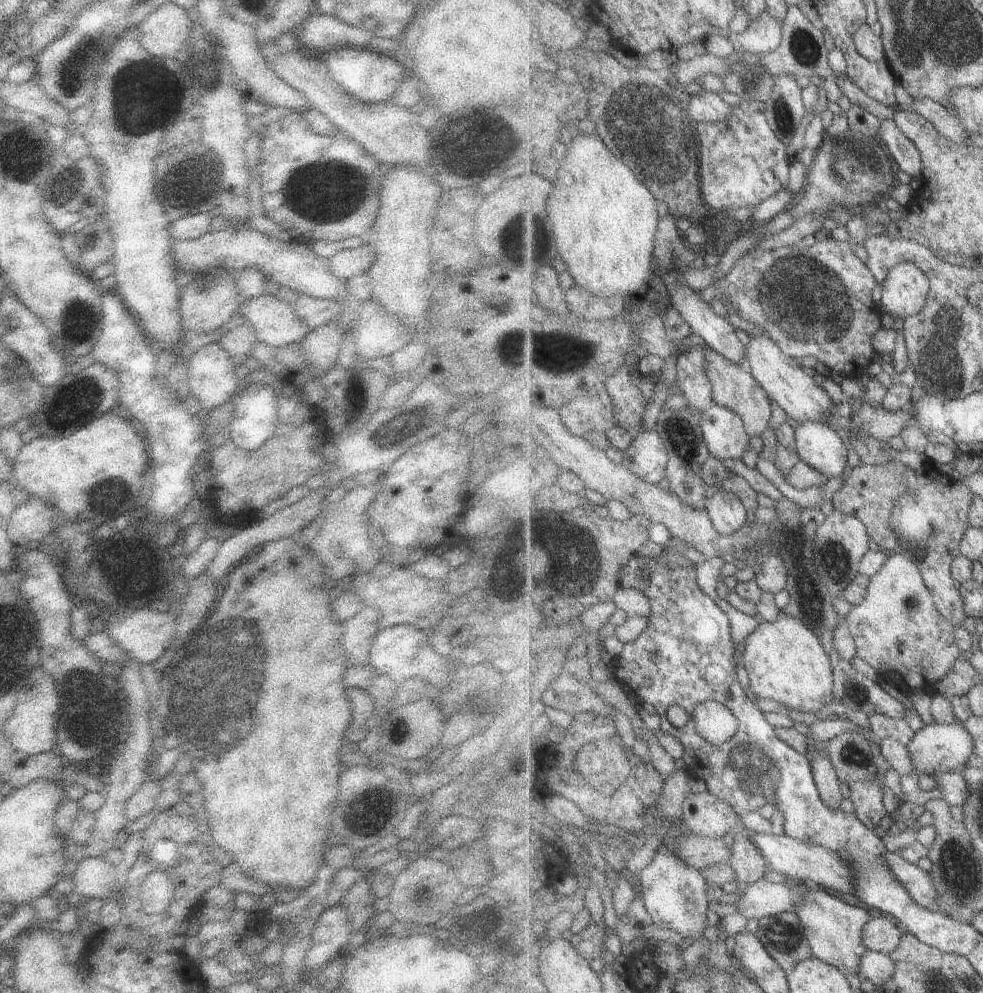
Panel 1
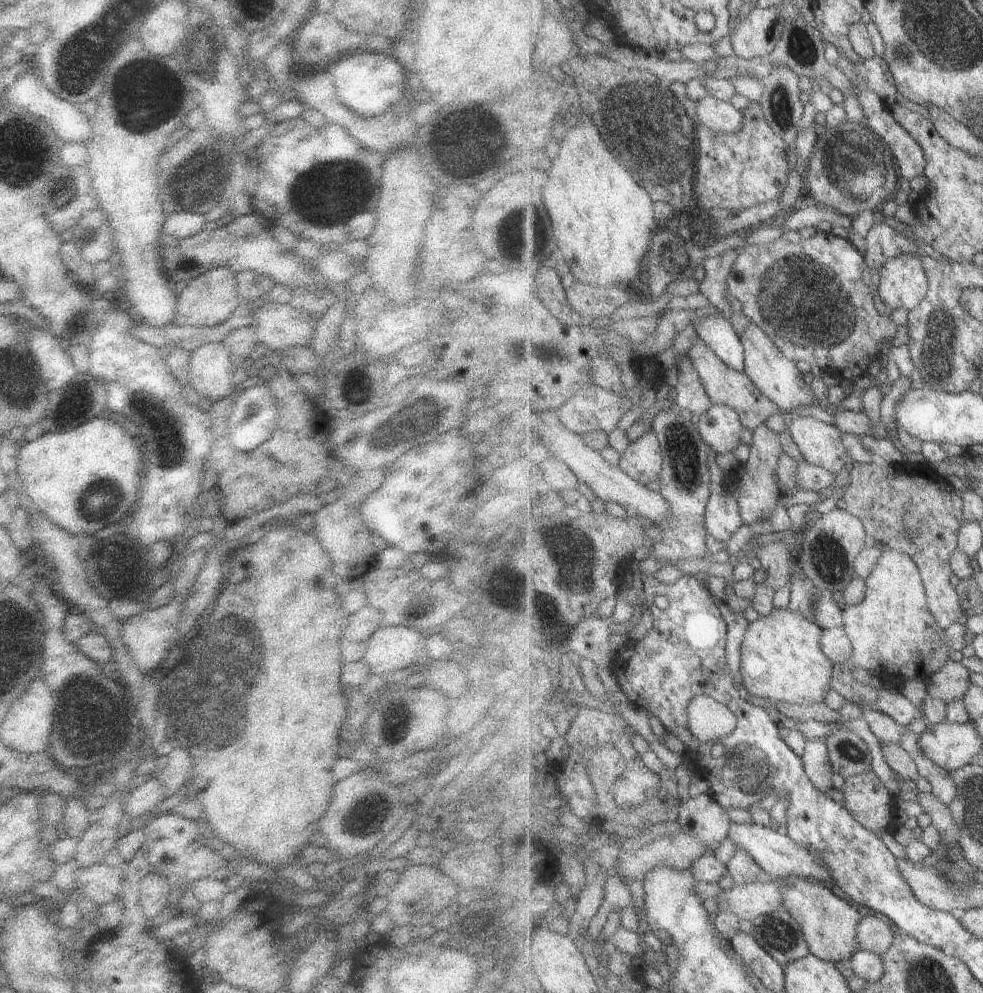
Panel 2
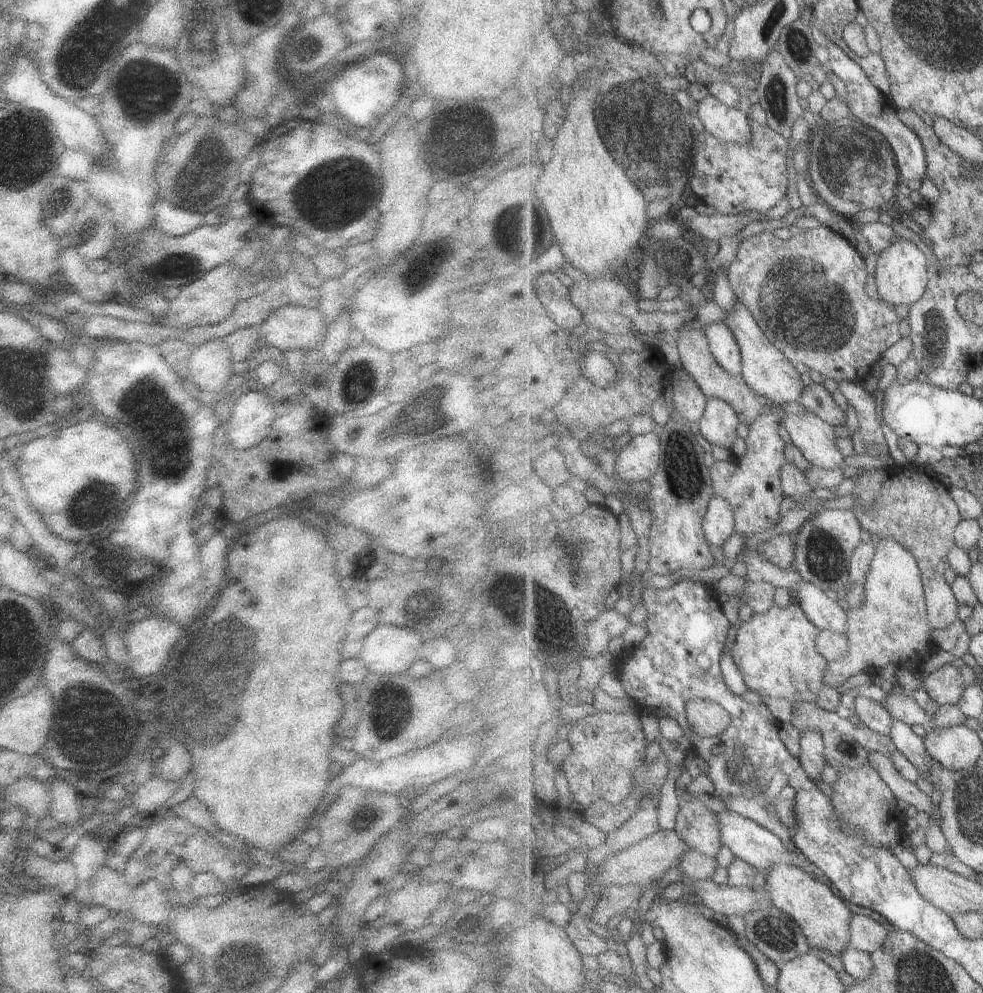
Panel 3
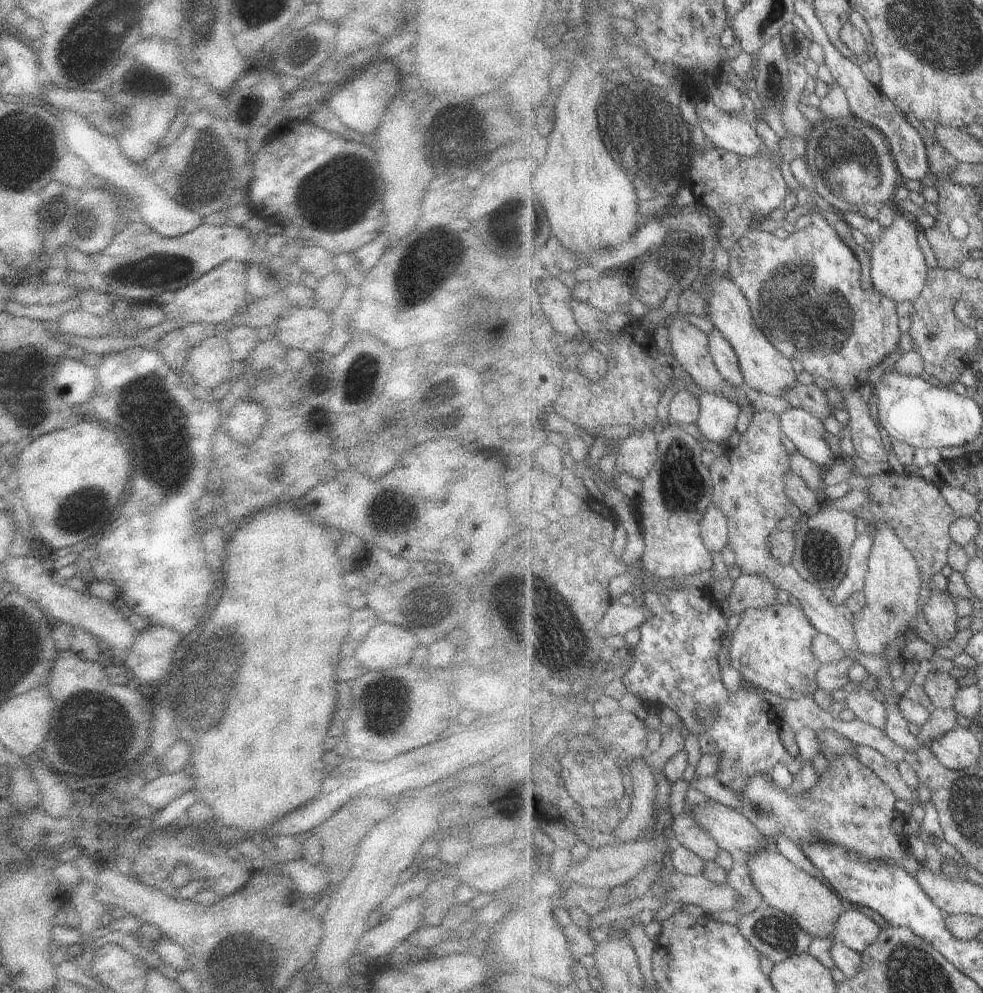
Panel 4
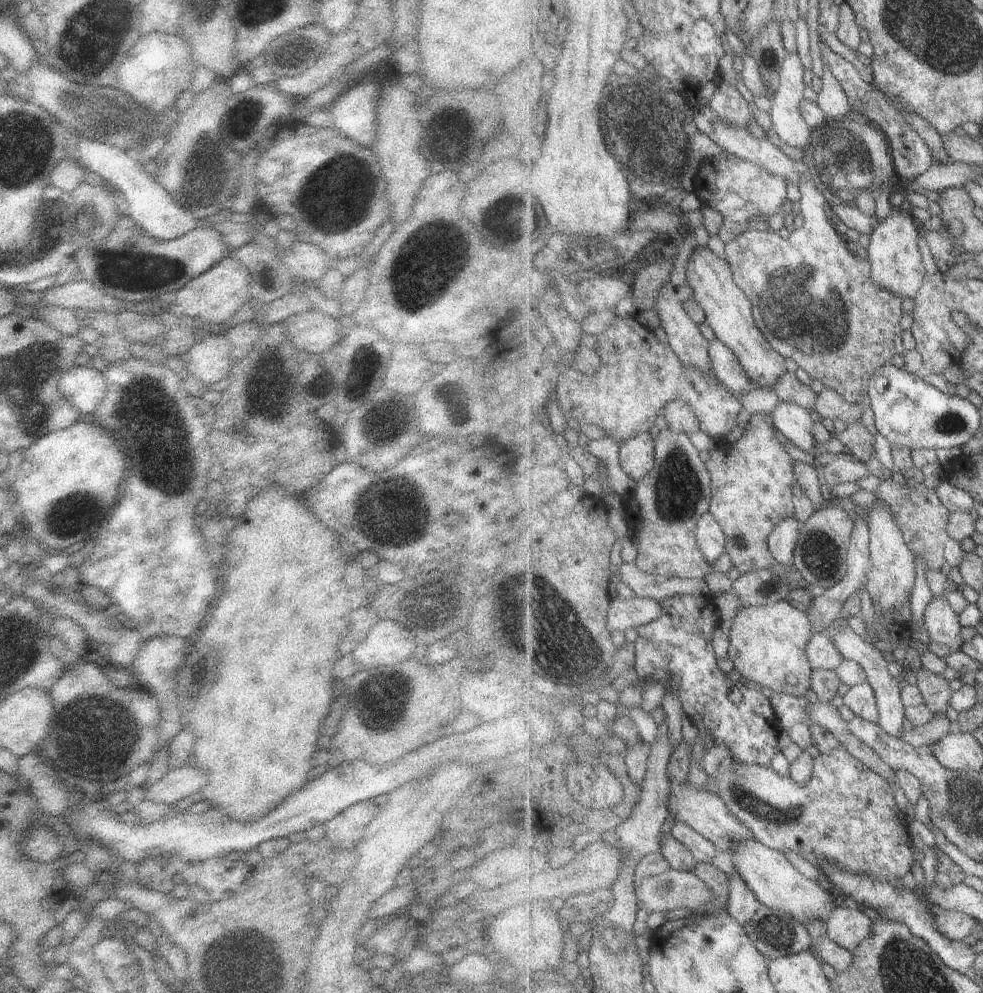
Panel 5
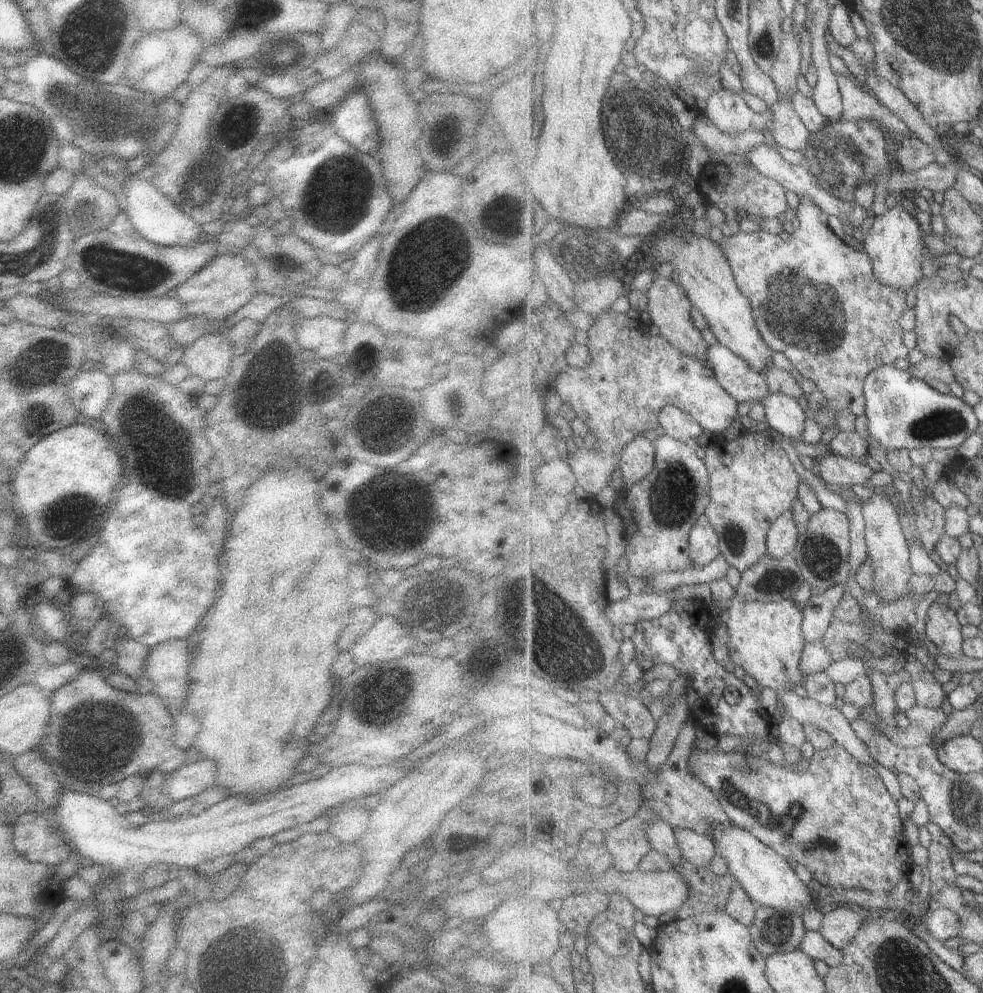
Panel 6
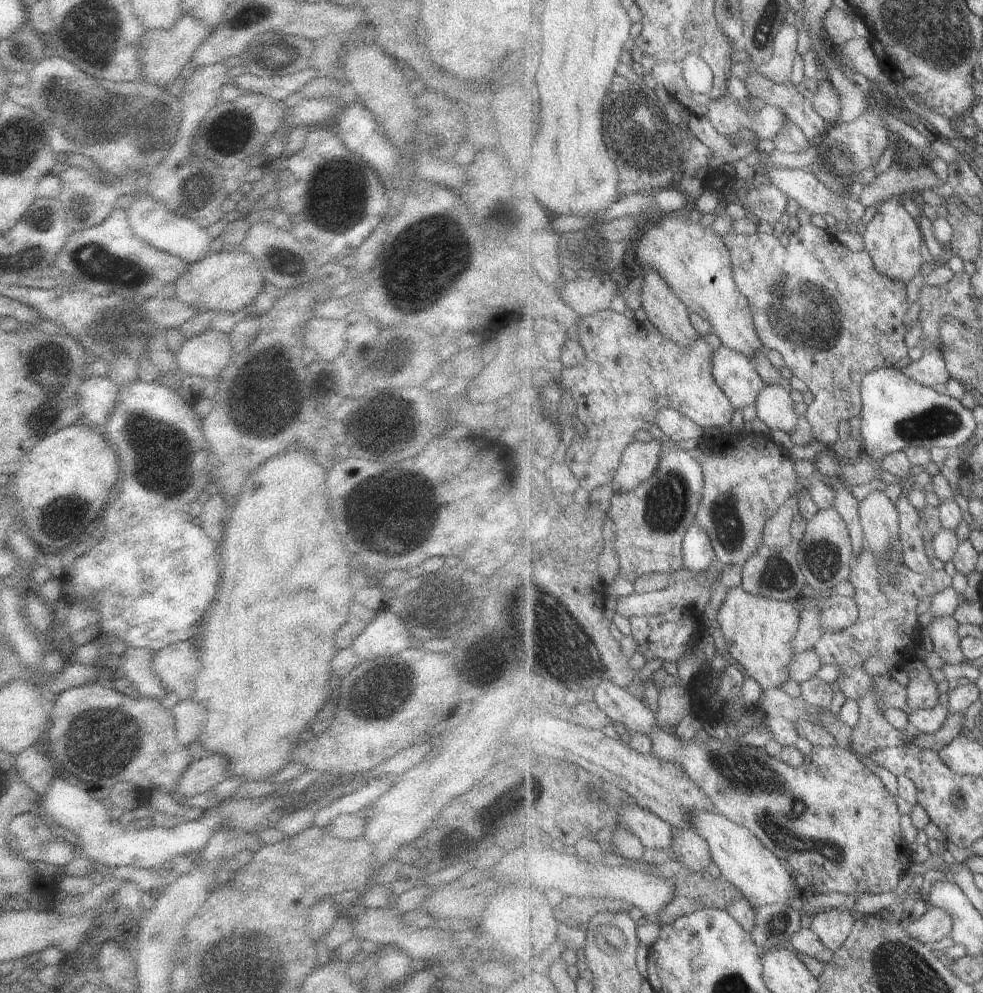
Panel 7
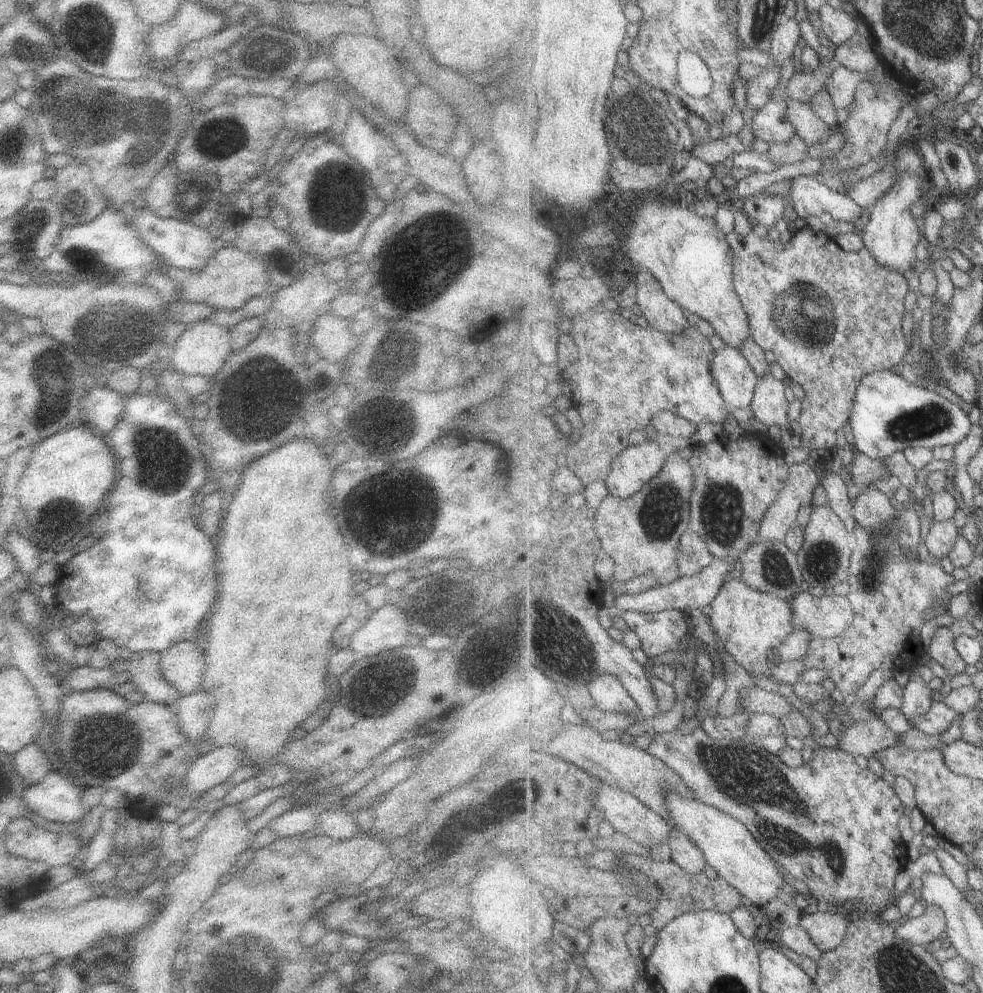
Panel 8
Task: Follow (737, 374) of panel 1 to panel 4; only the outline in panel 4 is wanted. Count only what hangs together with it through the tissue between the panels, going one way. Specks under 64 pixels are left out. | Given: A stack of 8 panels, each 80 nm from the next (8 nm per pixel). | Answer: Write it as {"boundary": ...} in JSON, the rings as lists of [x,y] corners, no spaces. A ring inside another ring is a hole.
{"boundary":[[[678,310],[676,313],[670,314],[671,323],[669,325],[668,332],[673,355],[681,363],[684,371],[689,373],[693,377],[693,380],[707,392],[727,397],[728,399],[735,401],[737,404],[749,406],[749,402],[745,396],[744,388],[737,388],[736,386],[733,386],[718,371],[710,351],[709,335],[699,330],[697,326],[689,324],[687,320],[681,318],[681,316],[679,316],[680,313],[683,312]]]}

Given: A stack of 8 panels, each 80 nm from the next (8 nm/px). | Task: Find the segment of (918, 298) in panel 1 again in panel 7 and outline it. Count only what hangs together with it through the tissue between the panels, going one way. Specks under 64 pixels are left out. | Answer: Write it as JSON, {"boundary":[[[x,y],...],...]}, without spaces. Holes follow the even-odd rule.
{"boundary":[[[901,195],[892,196],[886,201],[878,202],[876,213],[867,224],[863,237],[864,248],[869,251],[877,270],[882,275],[896,281],[909,282],[921,270],[925,260],[921,256],[921,248],[926,242],[919,228],[918,219],[913,218],[905,206],[901,204]]]}

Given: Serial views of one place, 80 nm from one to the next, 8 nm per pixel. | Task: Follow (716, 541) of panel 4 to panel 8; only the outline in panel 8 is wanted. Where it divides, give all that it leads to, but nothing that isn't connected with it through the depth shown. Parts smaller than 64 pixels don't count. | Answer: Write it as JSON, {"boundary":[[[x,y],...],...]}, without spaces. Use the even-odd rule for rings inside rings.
{"boundary":[[[691,529],[684,532],[680,538],[680,550],[677,555],[681,577],[699,574],[714,561],[714,558],[702,536],[691,532]]]}

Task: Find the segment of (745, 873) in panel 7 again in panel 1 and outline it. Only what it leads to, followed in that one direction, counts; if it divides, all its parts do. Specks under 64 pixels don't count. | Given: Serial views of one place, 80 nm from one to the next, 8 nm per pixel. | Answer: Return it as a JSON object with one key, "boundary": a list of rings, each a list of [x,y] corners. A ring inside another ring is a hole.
{"boundary":[[[811,884],[802,902],[796,906],[795,912],[806,930],[814,956],[826,963],[837,965],[837,968],[845,974],[855,973],[859,976],[862,957],[869,950],[864,943],[864,929],[873,918],[871,912],[853,904],[847,904],[845,900]]]}

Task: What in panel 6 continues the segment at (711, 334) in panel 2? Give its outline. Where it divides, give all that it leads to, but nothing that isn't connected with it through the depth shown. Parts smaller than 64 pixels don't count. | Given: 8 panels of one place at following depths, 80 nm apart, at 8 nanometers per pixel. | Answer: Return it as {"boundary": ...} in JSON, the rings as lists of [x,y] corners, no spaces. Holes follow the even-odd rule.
{"boundary":[[[717,342],[714,345],[710,345],[707,360],[719,384],[721,384],[733,398],[736,398],[740,404],[750,400],[759,402],[771,392],[765,375],[753,368],[742,356],[733,352],[733,349],[727,348],[724,344]]]}

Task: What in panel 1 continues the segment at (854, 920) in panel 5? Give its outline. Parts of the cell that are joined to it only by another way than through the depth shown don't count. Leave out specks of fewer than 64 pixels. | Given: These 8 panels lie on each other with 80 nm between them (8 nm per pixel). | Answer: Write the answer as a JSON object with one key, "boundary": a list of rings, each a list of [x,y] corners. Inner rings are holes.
{"boundary":[[[886,916],[872,918],[864,929],[864,943],[869,950],[890,955],[899,948],[902,936],[901,928],[895,920],[889,920]]]}

